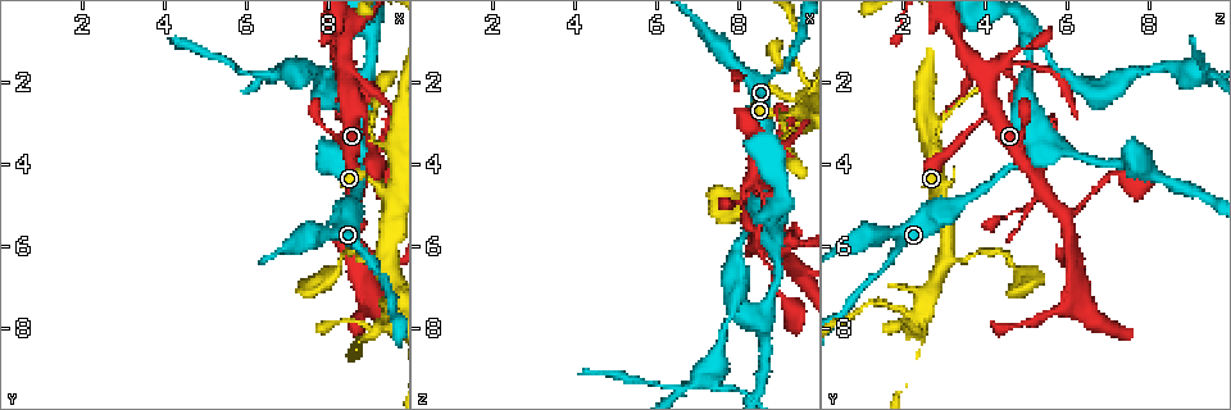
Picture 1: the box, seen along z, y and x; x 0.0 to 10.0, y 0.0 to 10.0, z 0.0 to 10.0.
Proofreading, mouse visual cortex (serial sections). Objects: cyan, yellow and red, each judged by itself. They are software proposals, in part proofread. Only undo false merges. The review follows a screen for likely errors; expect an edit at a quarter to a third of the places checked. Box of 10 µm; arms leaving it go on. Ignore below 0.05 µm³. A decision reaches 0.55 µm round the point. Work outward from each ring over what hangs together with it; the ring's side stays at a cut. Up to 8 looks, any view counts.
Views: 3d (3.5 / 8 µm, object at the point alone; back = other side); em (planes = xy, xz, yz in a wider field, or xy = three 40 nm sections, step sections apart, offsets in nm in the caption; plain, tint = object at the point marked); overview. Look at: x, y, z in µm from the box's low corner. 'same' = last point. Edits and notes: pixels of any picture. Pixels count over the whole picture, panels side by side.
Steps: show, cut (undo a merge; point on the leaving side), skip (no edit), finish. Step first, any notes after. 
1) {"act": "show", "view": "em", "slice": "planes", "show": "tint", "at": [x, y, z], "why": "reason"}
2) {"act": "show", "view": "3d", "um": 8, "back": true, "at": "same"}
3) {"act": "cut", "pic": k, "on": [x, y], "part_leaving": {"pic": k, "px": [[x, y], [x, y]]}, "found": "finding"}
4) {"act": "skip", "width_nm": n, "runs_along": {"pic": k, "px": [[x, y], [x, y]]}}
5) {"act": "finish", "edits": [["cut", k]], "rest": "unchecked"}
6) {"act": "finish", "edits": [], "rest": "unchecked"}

{"act": "show", "view": "3d", "um": 3.5, "at": [9.35, 3.55, 2.70], "why": "calibre changes"}

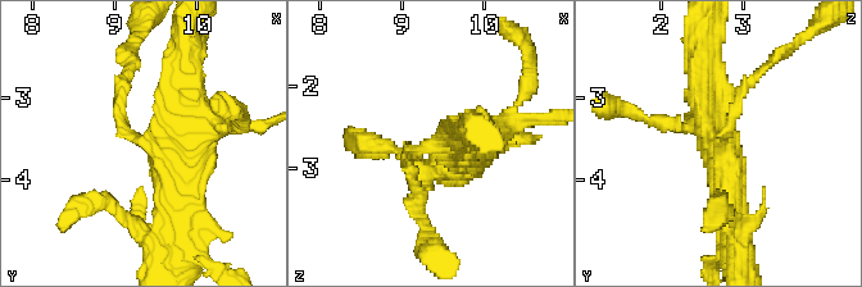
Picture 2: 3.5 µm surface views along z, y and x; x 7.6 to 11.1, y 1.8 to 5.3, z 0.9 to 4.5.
{"act": "show", "view": "em", "slice": "xy", "step": 2, "show": "tint", "at": [9.35, 3.50, 2.75], "arms": 3, "arm_widths_nm": [150, 400, 500], "why": "need the tissue"}

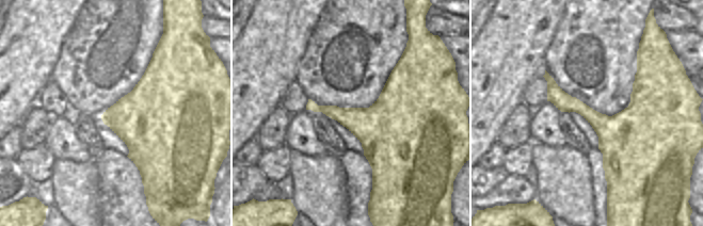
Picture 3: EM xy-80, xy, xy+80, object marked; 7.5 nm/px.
{"act": "skip", "runs_along": {"pic": 2, "px": [[181, 208], [173, 165], [122, 126], [126, 74]]}, "found": "continuous, no second cell"}

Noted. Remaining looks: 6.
{"act": "show", "view": "3d", "um": 3.5, "at": [8.55, 1.55, 4.90], "why": "narrows sharply"}

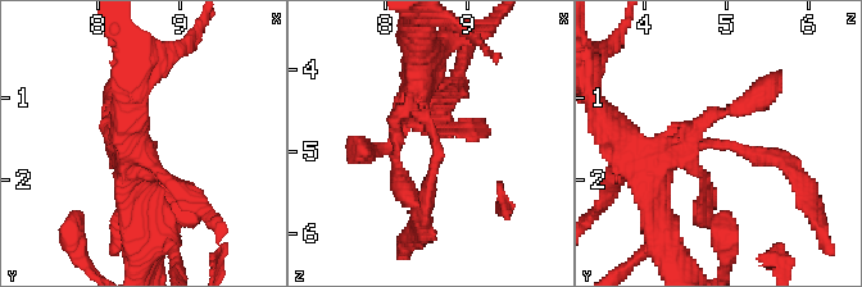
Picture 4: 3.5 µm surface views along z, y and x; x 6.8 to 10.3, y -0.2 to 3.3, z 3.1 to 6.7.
{"act": "show", "view": "em", "slice": "xy", "step": 1, "show": "tint", "at": [8.60, 1.55, 4.95], "arm_widths_nm": [200, 400], "why": "now the EM"}

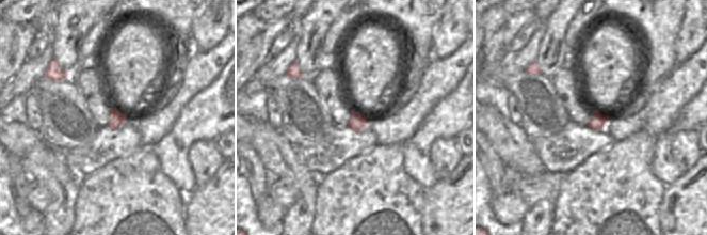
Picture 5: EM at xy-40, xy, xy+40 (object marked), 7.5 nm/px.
{"act": "show", "view": "em", "slice": "xy", "step": 2, "show": "tint", "at": "same", "why": "cut it another way"}

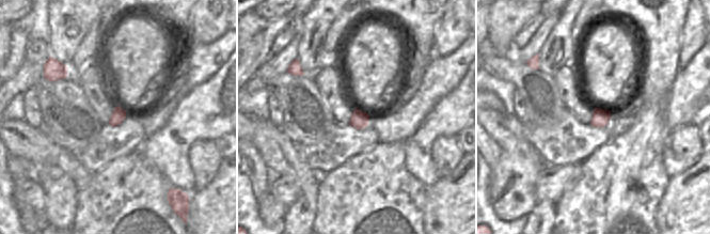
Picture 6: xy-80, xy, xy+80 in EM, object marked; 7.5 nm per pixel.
{"act": "skip", "width_nm": 140, "runs_along": {"pic": 4, "px": [[656, 172], [668, 147], [731, 144], [797, 176]]}, "found": "continuous, no second cell"}

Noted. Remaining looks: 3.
{"act": "show", "view": "3d", "um": 3.5, "at": [8.90, 6.35, 3.35], "why": "calibre changes"}

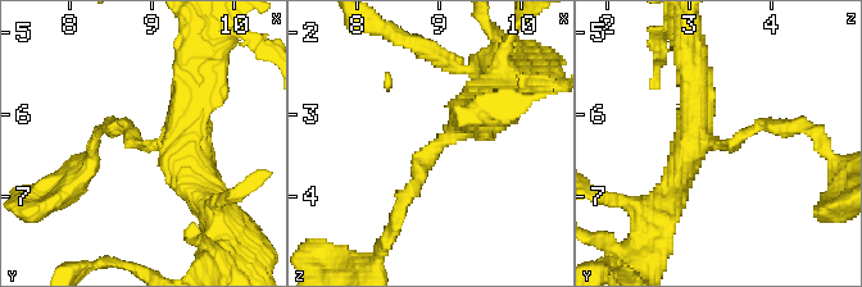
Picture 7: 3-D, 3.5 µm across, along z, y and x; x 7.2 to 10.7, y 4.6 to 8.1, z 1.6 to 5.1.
{"act": "show", "view": "em", "slice": "xy", "step": 1, "show": "tint", "at": [8.95, 6.35, 3.45], "arm_widths_nm": [200, 400], "why": "shape alone is not enough"}

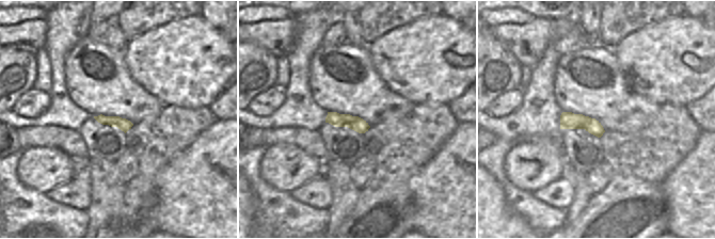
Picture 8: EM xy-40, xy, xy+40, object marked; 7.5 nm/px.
{"act": "skip", "runs_along": {"pic": 7, "px": [[482, 119], [420, 162], [399, 214]]}, "found": "one cell here"}

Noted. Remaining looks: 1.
{"act": "finish", "edits": [], "rest": "unchecked"}

